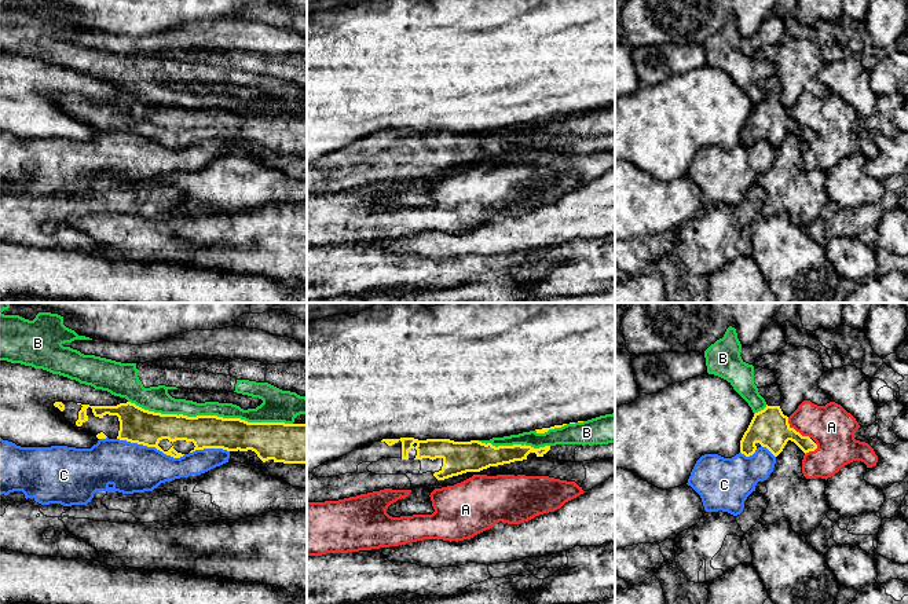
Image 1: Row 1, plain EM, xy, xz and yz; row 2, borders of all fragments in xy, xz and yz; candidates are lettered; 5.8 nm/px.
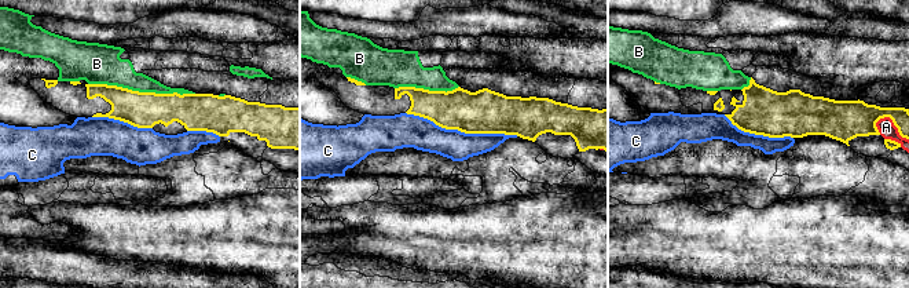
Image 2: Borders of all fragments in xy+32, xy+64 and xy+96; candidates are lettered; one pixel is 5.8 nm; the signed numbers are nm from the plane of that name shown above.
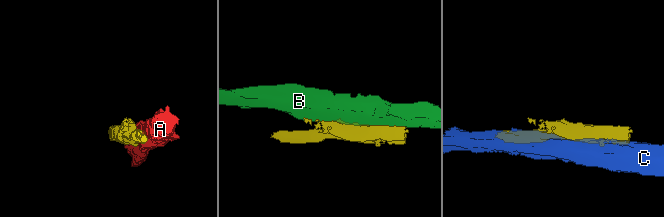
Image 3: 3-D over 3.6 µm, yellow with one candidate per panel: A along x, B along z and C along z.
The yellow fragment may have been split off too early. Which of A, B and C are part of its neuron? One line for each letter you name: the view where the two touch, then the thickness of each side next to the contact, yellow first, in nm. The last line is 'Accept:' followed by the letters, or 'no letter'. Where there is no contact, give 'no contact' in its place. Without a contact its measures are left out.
Accept: no letter

